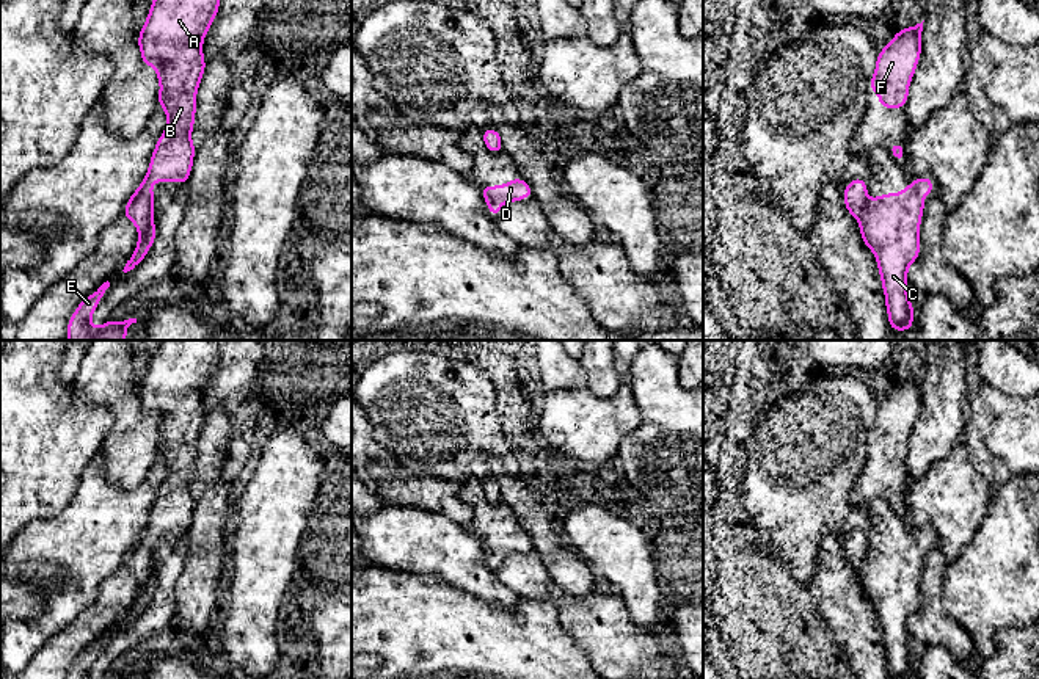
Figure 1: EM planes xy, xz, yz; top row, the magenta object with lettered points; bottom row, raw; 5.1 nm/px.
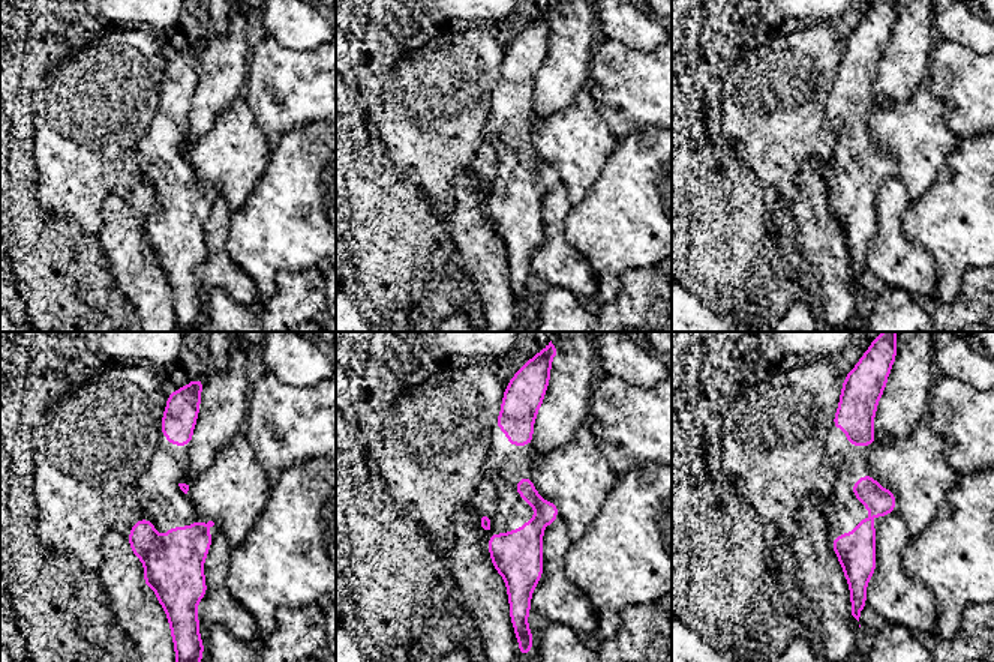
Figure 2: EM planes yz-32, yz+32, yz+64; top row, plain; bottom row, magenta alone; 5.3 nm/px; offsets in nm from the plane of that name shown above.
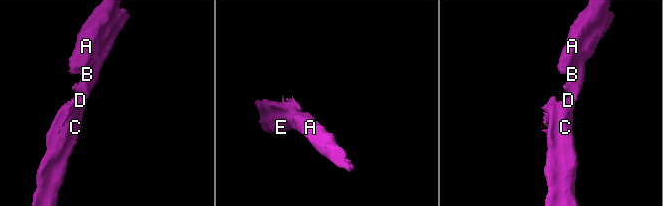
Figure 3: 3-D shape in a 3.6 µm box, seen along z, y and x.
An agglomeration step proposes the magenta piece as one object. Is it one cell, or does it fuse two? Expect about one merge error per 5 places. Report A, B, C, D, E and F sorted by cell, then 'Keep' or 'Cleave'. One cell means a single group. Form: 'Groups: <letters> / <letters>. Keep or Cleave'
Groups: A B C D E F. Keep

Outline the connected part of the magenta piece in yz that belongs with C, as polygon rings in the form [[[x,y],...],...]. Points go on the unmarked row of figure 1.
[[[931,527],[913,530],[901,544],[866,552],[866,532],[855,528],[843,543],[848,565],[859,571],[863,594],[877,610],[890,679],[912,679],[915,662],[907,648],[907,619],[920,607],[924,552],[934,543]]]

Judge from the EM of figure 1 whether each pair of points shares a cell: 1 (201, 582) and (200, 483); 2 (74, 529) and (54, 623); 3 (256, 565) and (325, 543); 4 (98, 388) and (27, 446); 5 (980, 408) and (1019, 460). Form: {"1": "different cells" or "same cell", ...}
{"1": "same cell", "2": "same cell", "3": "different cells", "4": "different cells", "5": "same cell"}

